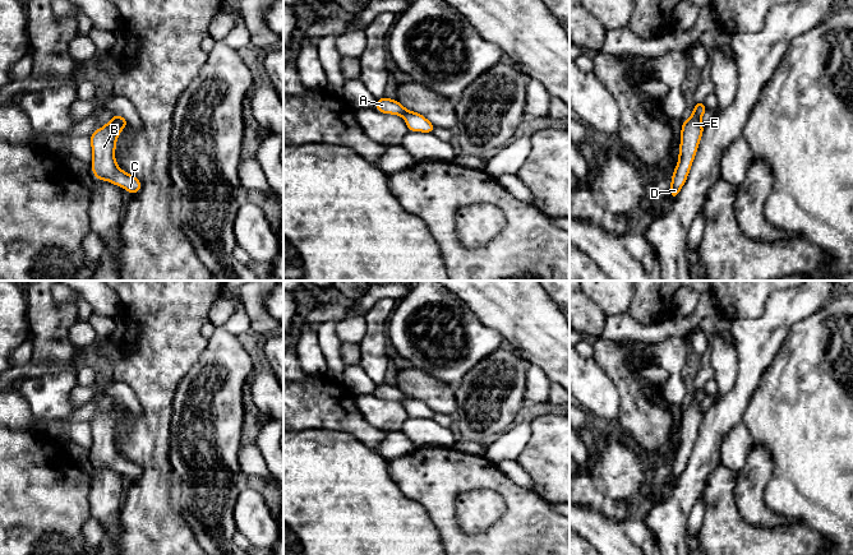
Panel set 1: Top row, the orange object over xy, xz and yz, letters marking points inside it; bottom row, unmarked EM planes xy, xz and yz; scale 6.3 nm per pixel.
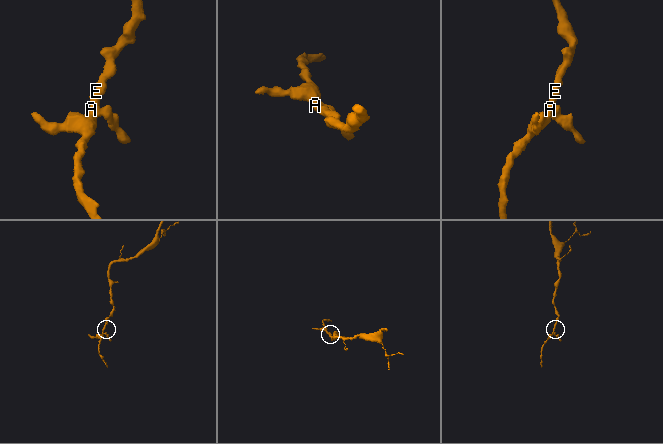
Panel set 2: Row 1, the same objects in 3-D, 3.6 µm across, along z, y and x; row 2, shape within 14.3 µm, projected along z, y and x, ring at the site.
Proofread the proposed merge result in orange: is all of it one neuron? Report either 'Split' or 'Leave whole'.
Leave whole

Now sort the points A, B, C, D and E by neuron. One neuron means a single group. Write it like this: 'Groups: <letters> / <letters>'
Groups: A B C D E

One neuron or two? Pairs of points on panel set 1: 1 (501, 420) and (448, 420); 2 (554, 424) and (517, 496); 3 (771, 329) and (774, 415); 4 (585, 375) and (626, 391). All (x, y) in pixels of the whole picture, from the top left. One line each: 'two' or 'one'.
1: two
2: two
3: two
4: two

